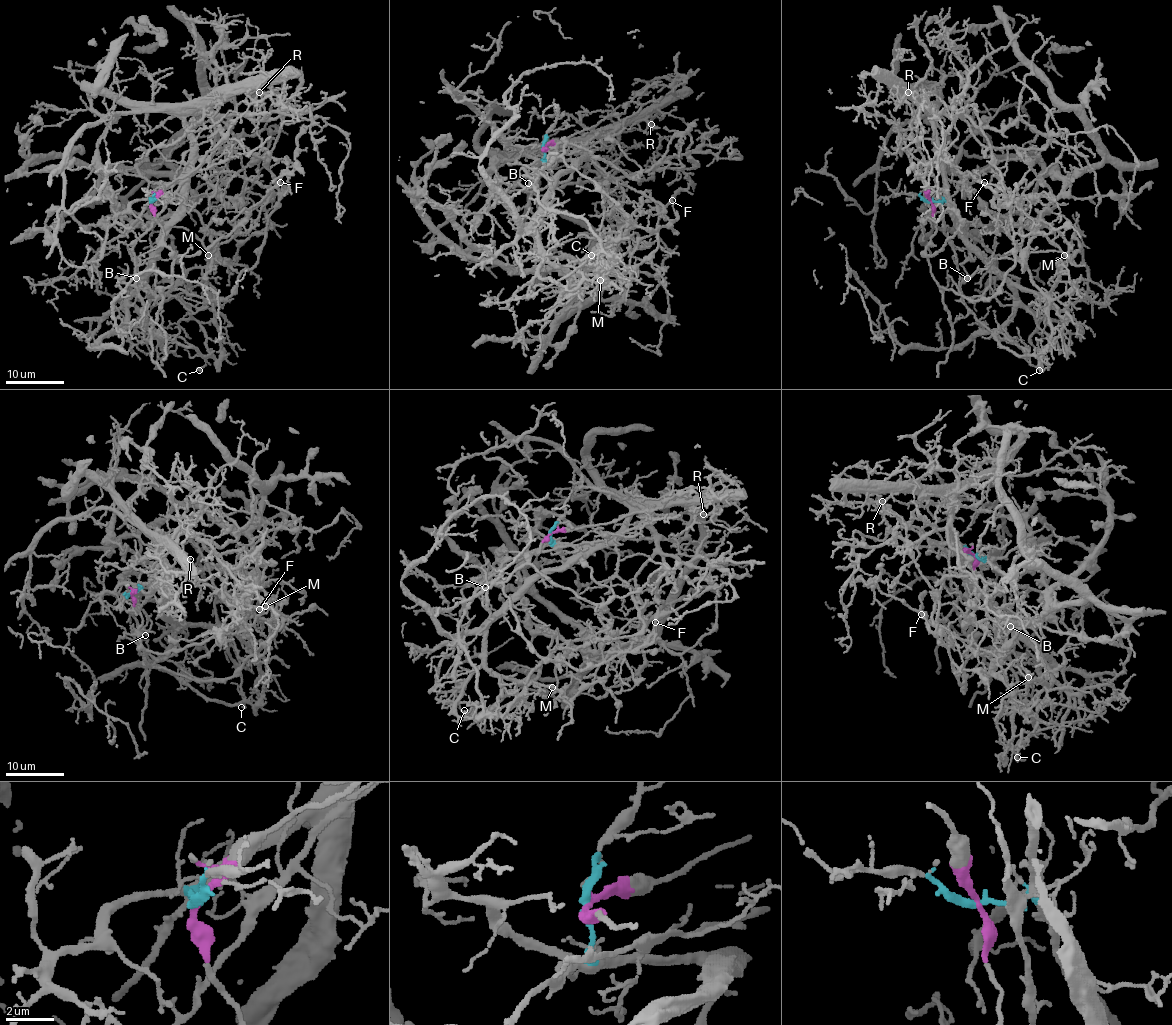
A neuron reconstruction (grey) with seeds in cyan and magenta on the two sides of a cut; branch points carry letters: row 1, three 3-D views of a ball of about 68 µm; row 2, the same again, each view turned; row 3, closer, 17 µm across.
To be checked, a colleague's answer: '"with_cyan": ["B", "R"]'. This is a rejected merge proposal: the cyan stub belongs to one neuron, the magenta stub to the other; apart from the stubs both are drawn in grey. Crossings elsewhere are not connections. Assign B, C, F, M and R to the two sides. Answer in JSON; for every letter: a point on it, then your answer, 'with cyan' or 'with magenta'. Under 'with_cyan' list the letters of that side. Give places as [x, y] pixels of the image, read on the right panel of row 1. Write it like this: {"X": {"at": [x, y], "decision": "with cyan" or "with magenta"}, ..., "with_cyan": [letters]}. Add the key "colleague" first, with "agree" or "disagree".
{"colleague": "agree", "B": {"at": [967, 278], "decision": "with cyan"}, "C": {"at": [1039, 370], "decision": "with magenta"}, "F": {"at": [984, 182], "decision": "with magenta"}, "M": {"at": [1064, 255], "decision": "with magenta"}, "R": {"at": [908, 92], "decision": "with cyan"}, "with_cyan": ["B", "R"]}

